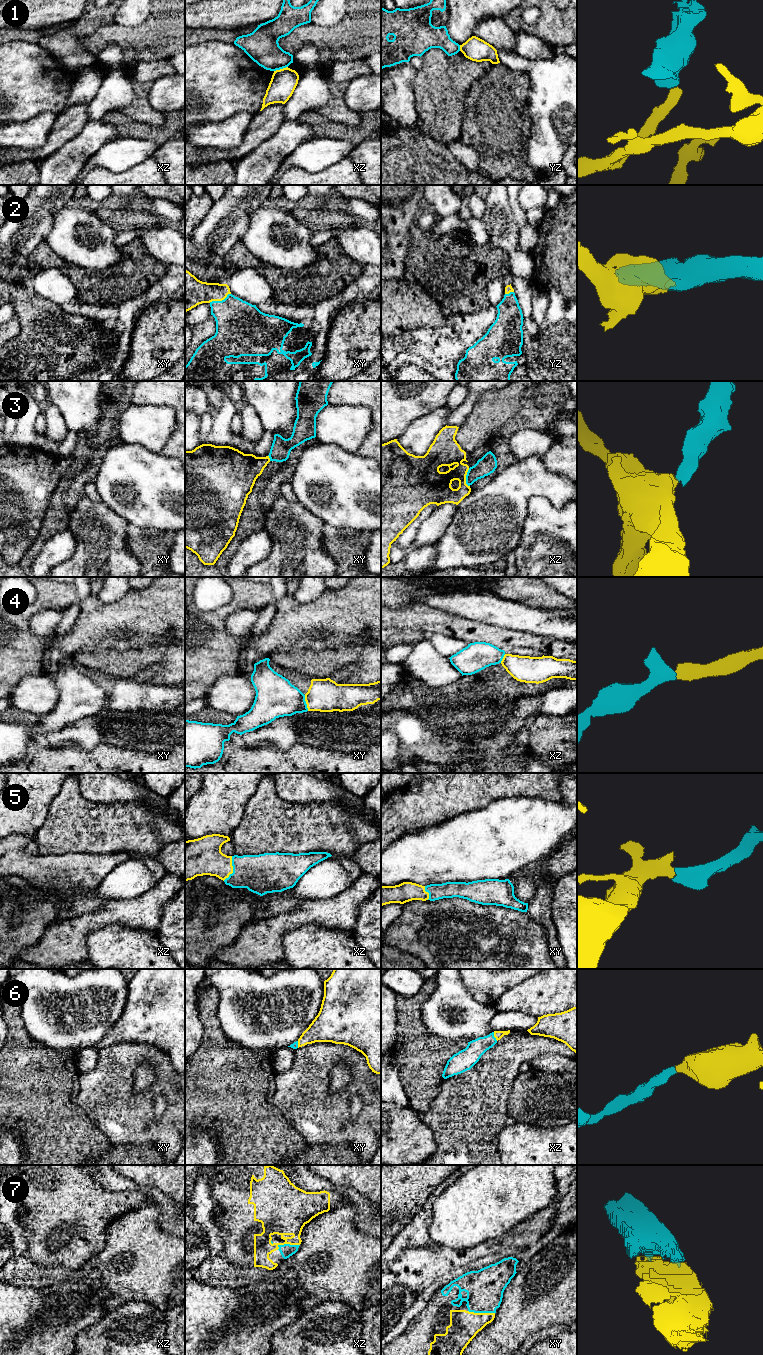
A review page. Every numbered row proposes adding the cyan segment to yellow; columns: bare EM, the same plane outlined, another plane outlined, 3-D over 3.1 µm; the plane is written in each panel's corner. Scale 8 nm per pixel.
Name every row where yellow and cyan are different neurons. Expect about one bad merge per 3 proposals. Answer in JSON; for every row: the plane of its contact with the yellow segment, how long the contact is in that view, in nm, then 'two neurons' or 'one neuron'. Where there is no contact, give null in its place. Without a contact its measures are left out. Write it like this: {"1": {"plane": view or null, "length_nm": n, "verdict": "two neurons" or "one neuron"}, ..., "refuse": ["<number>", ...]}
{"1": {"plane": "xz", "length_nm": 120, "verdict": "two neurons"}, "2": {"plane": "xy", "length_nm": 190, "verdict": "one neuron"}, "3": {"plane": "xz", "length_nm": 150, "verdict": "two neurons"}, "4": {"plane": "xy", "length_nm": 130, "verdict": "one neuron"}, "5": {"plane": "xz", "length_nm": 220, "verdict": "one neuron"}, "6": {"plane": "xz", "length_nm": 80, "verdict": "one neuron"}, "7": {"plane": "xy", "length_nm": 220, "verdict": "one neuron"}, "refuse": ["1", "3"]}

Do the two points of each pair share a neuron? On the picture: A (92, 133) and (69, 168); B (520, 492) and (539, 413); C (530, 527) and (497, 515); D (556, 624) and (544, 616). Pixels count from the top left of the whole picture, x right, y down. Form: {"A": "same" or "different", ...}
{"A": "same", "B": "different", "C": "different", "D": "same"}

